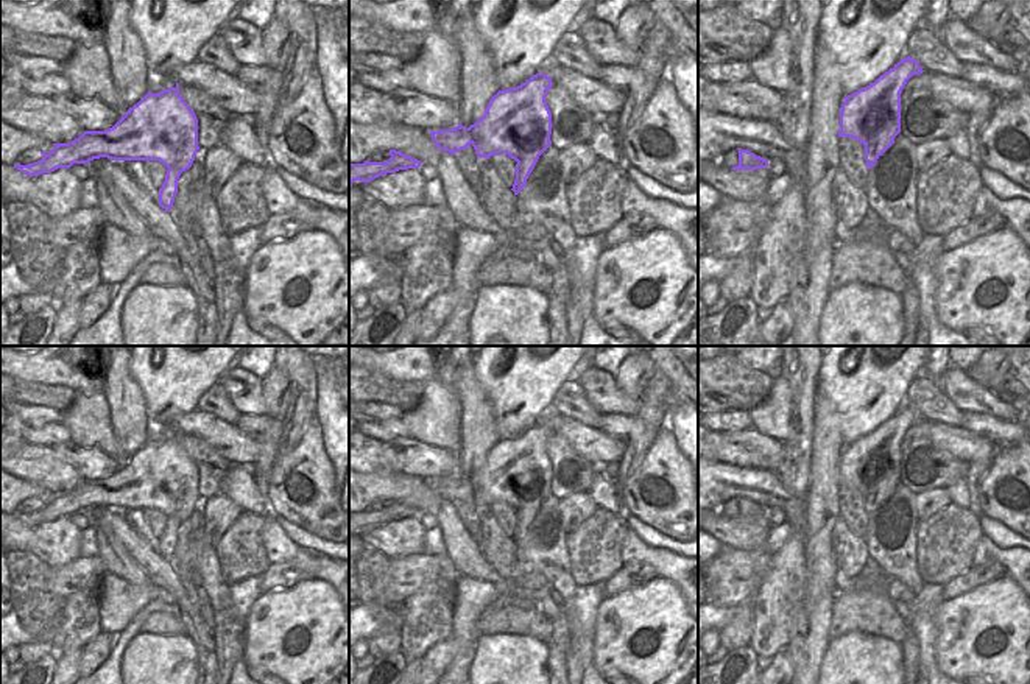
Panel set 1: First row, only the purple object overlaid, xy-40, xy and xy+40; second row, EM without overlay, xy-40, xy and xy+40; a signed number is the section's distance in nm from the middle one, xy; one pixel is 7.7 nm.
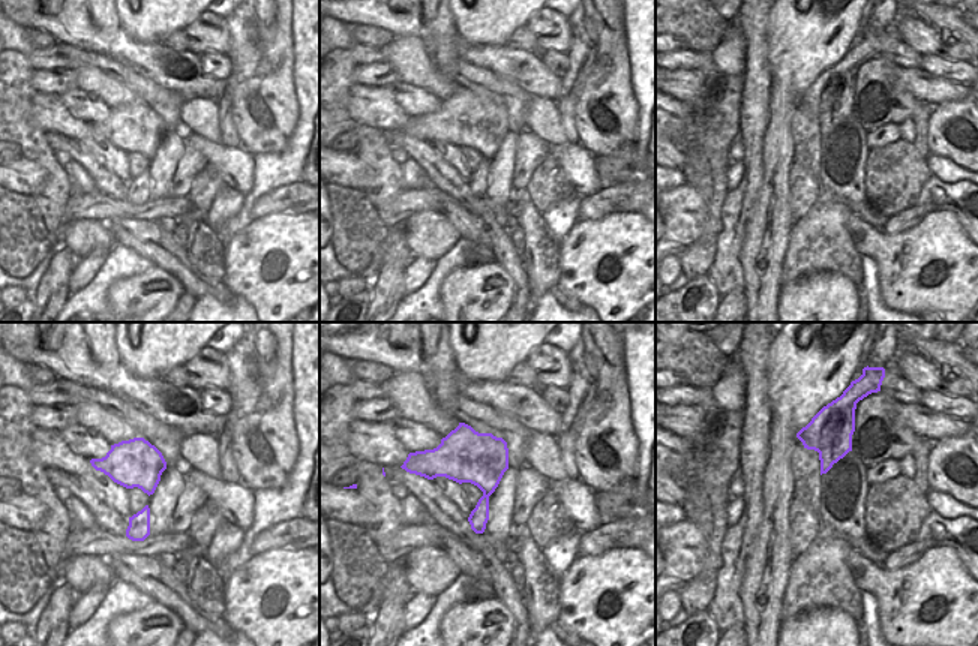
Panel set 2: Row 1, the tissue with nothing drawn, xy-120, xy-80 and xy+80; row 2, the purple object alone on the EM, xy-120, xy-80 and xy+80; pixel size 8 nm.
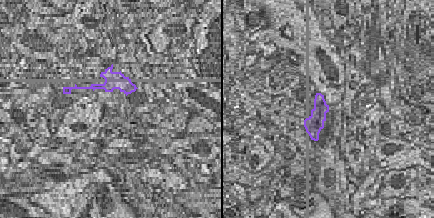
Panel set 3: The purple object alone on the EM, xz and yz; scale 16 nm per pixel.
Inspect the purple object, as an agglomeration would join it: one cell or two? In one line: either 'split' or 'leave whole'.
split

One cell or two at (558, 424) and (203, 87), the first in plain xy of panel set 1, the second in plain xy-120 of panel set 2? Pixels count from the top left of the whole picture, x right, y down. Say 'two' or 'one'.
one

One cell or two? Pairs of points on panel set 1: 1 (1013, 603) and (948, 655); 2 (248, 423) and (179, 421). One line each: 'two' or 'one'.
1: one
2: two

